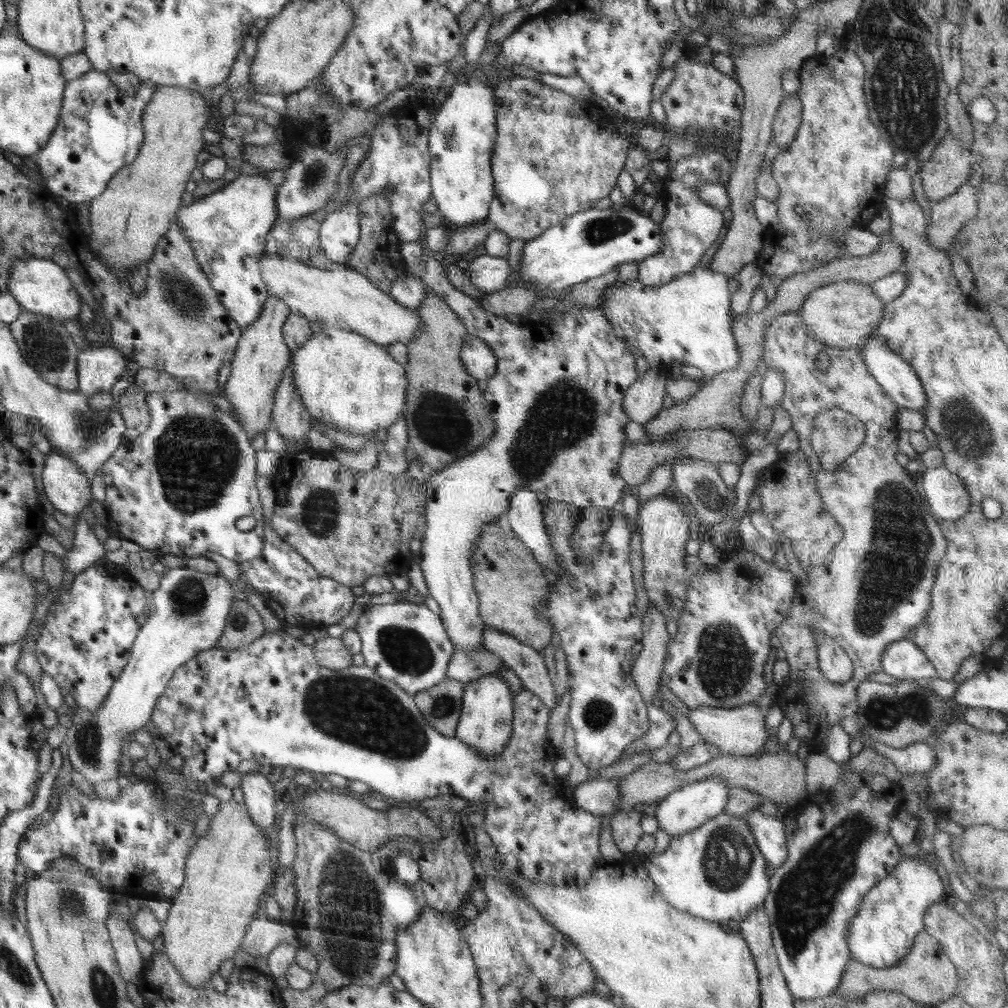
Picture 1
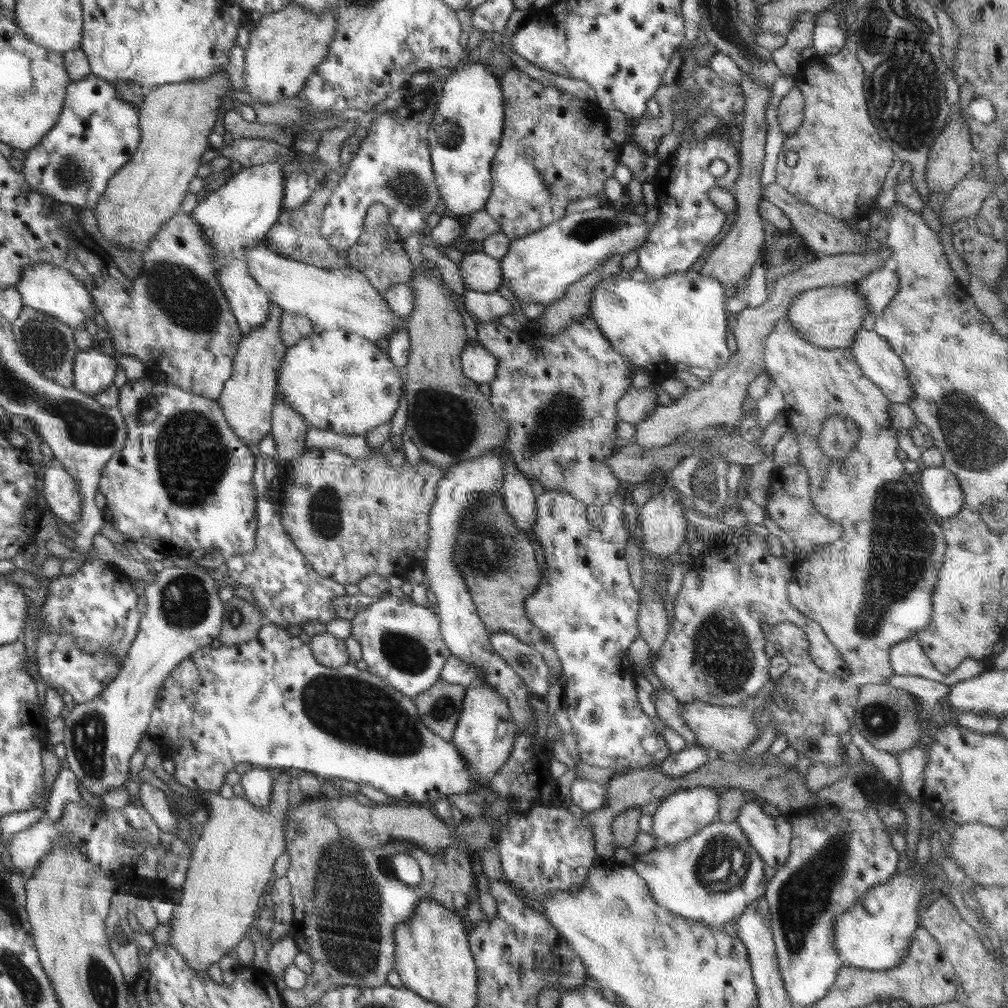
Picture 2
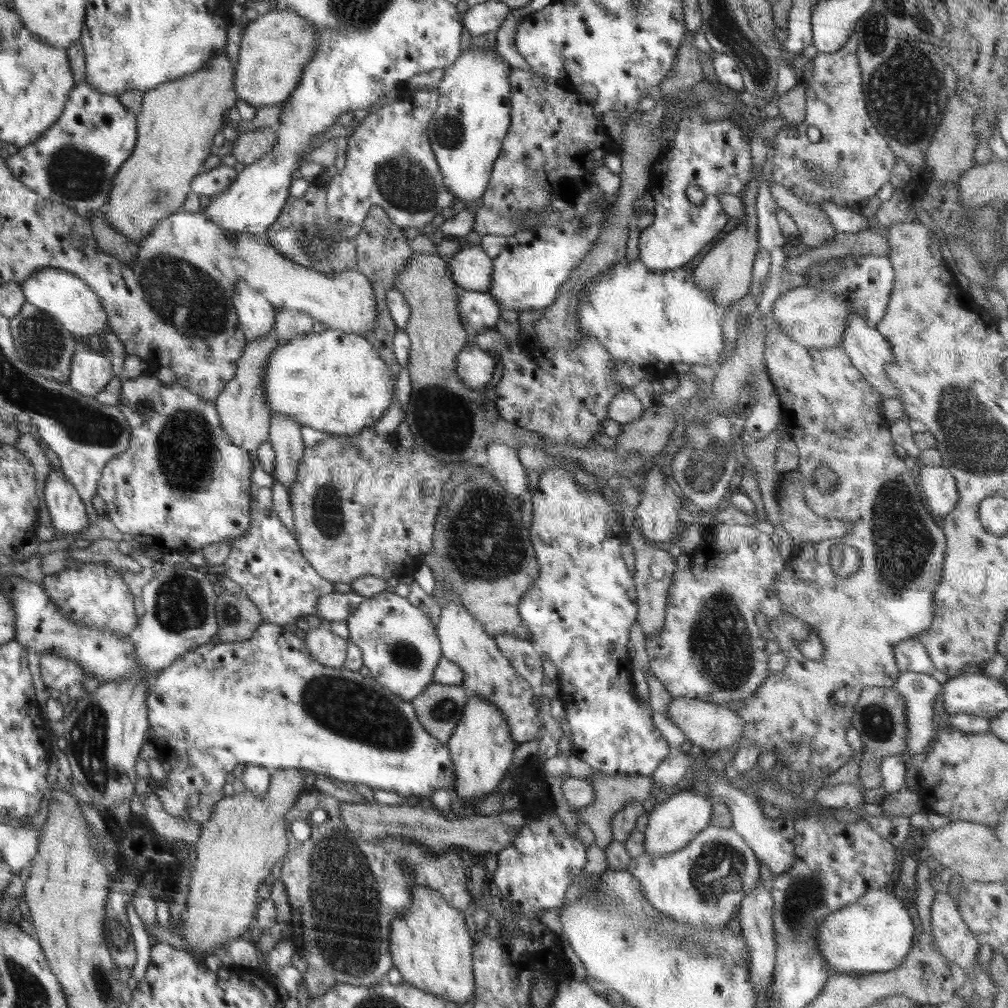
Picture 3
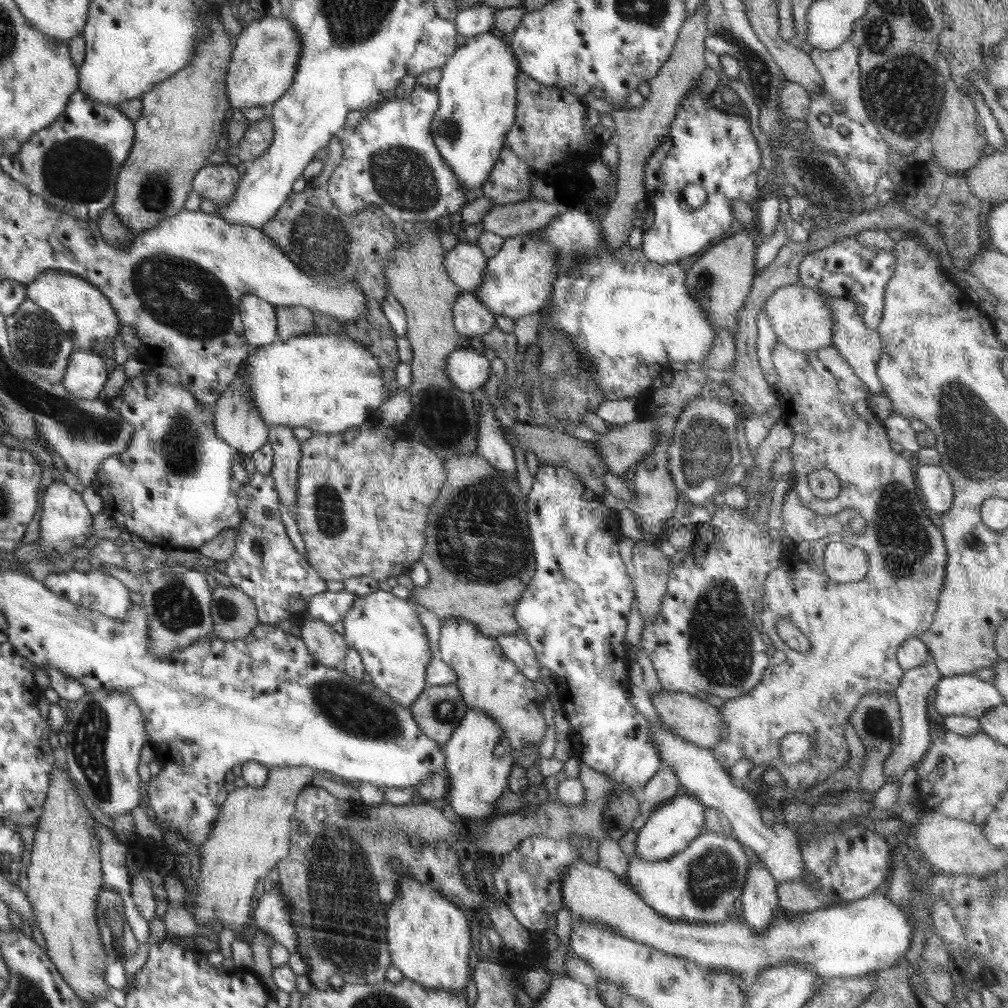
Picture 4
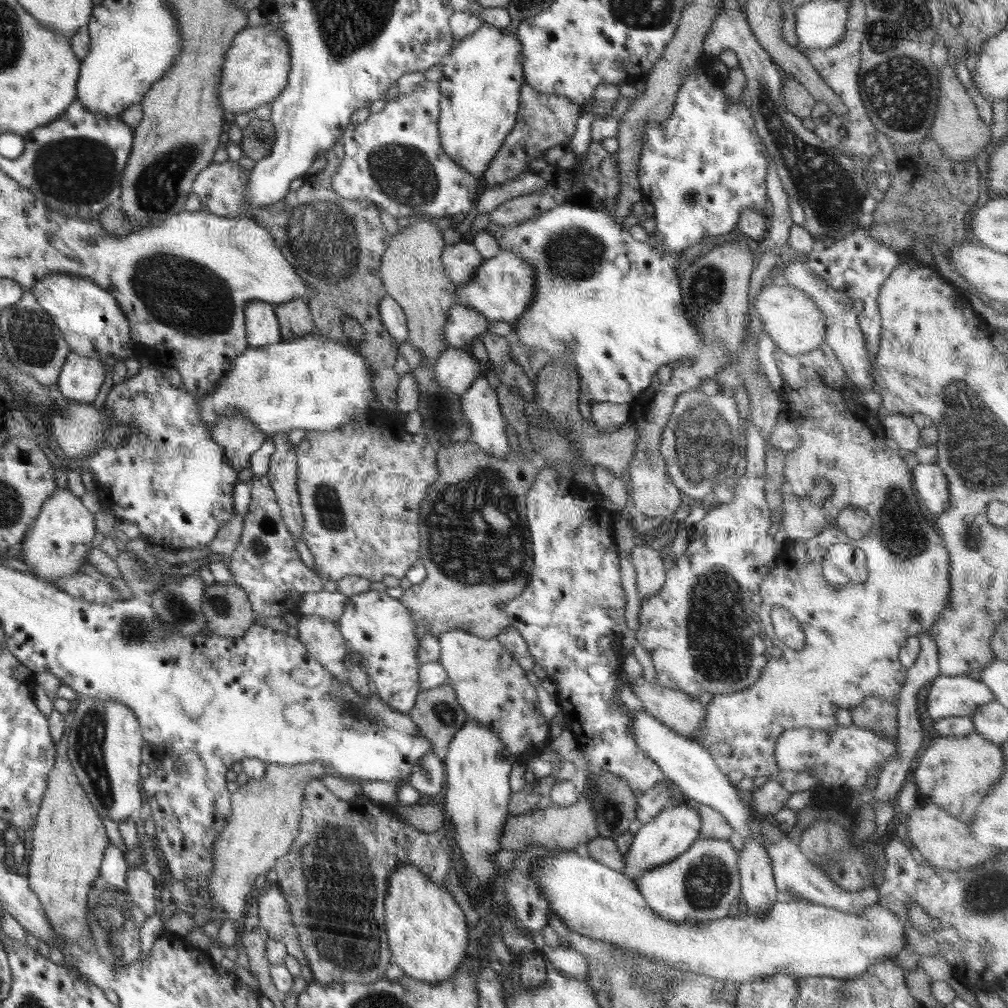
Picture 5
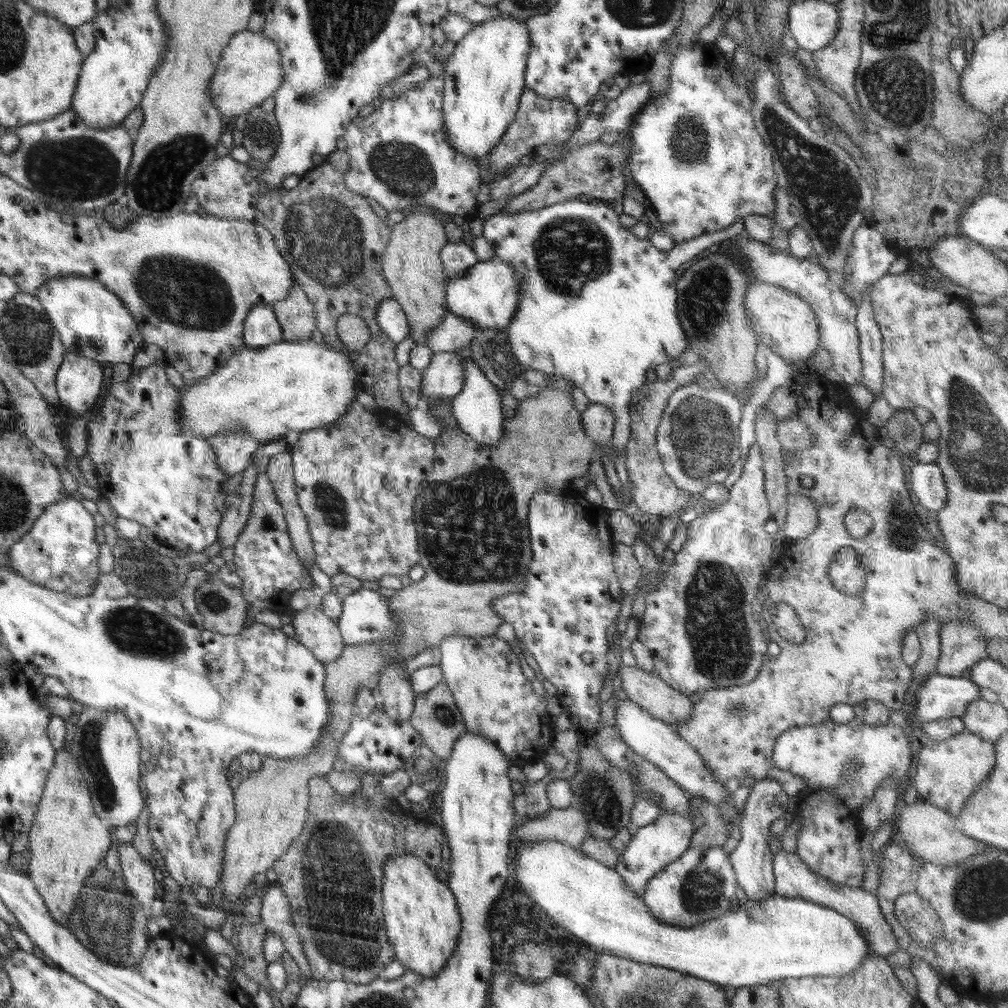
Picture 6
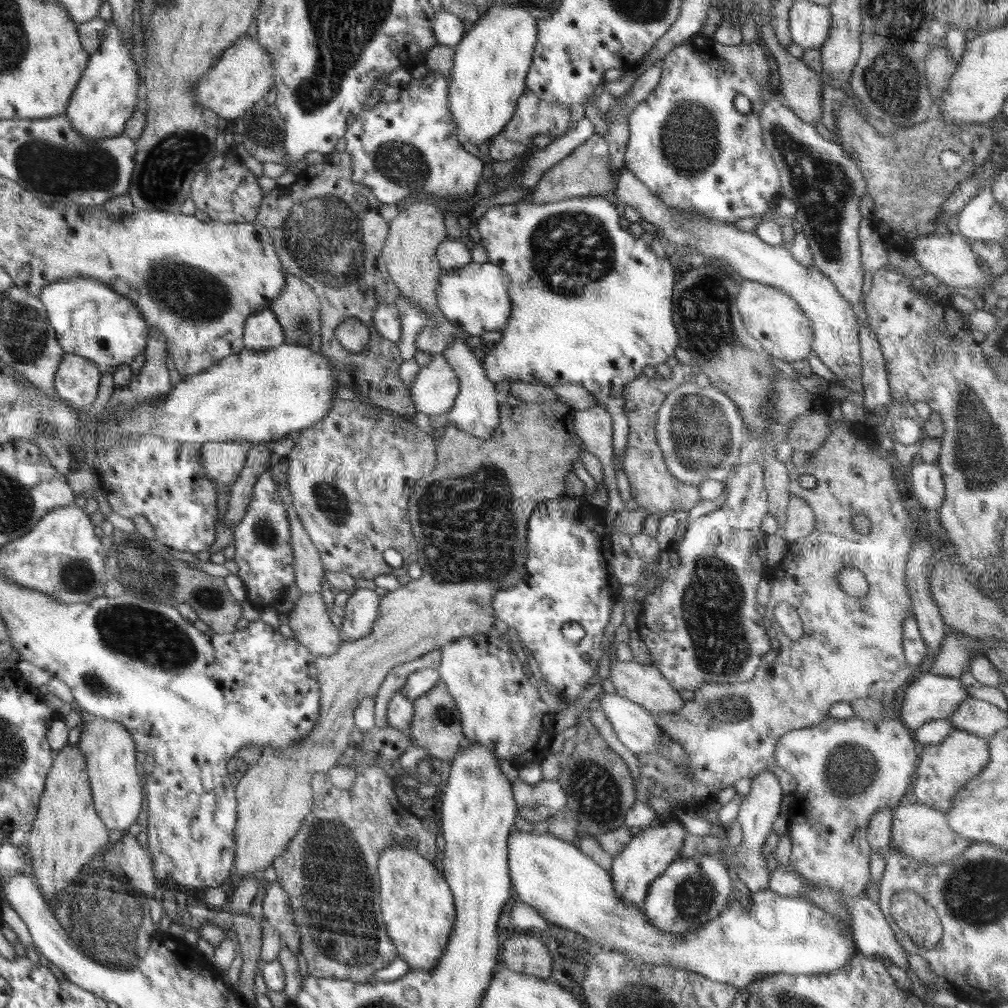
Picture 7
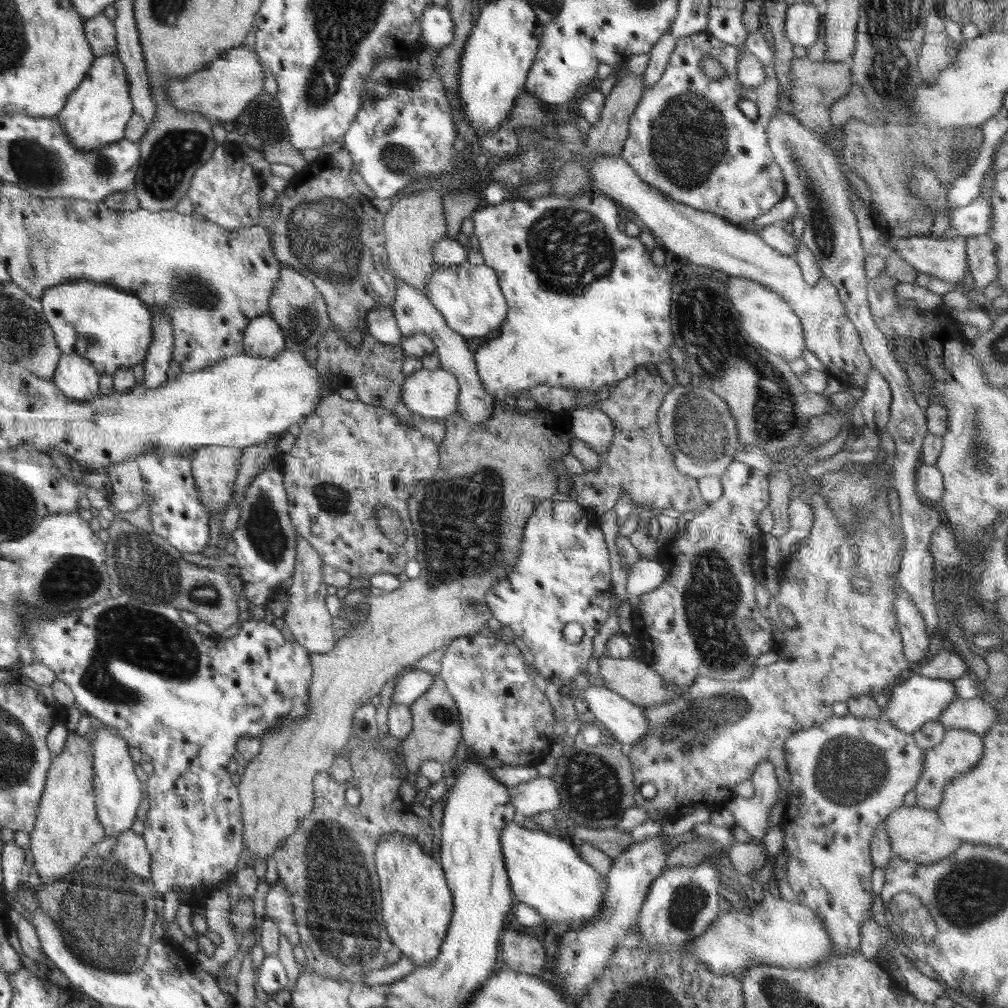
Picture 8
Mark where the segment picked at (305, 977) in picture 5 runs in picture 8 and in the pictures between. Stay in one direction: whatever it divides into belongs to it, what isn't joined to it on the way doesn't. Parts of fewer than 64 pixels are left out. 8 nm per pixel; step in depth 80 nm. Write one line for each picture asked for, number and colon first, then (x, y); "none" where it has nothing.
6: (276, 913)
7: (277, 909)
8: (278, 906)

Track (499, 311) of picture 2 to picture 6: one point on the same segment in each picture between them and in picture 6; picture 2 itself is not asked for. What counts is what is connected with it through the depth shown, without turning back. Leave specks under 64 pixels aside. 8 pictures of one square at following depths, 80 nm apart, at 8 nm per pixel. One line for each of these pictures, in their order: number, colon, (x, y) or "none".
3: (479, 311)
4: (471, 318)
5: (464, 323)
6: (452, 333)

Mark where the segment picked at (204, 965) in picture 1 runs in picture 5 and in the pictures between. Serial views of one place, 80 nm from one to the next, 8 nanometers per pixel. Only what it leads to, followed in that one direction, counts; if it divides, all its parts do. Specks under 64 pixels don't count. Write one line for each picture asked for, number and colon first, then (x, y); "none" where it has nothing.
2: (232, 860)
3: (247, 835)
4: (253, 833)
5: (265, 820)

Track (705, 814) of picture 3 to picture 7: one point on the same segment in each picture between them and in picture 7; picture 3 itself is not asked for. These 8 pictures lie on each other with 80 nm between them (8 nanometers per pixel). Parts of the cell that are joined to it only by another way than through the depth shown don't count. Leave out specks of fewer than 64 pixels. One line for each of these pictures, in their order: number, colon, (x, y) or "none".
4: (671, 828)
5: (676, 827)
6: (653, 847)
7: (646, 856)

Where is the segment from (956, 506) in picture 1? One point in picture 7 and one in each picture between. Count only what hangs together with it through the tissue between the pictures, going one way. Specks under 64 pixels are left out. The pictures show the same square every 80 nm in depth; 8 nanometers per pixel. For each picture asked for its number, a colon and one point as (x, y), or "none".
2: (942, 489)
3: (938, 486)
4: (934, 484)
5: (928, 480)
6: (927, 482)
7: (925, 480)

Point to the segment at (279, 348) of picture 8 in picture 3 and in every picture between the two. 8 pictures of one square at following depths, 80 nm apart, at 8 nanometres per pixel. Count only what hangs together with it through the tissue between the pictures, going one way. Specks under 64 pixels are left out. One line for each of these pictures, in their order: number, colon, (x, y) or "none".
3: (256, 314)
4: (258, 316)
5: (262, 329)
6: (261, 328)
7: (262, 331)

